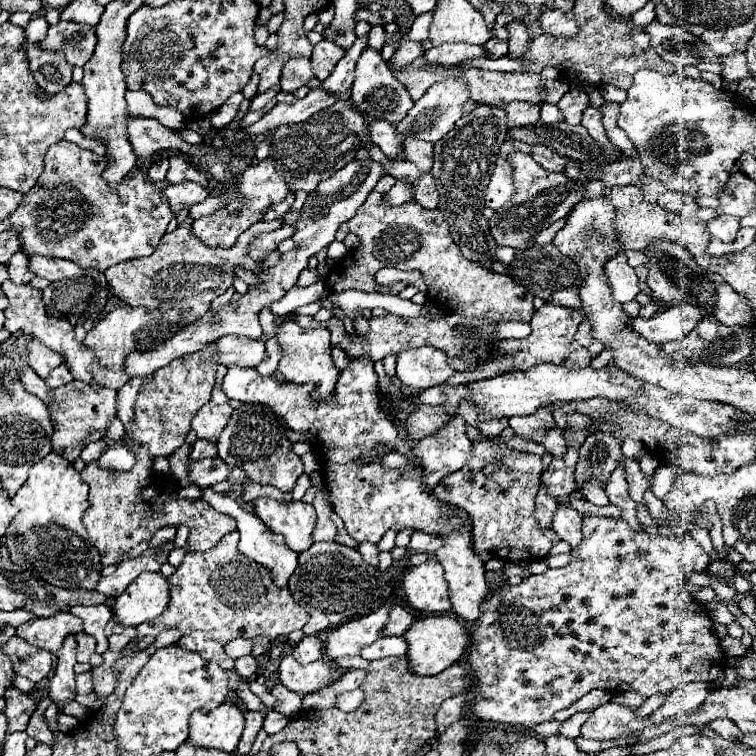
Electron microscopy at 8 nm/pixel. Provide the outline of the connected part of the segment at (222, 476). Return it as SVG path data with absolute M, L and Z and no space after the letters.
M220 458L198 460L188 470L188 480L190 480L190 484L196 484L196 486L212 486L216 482L226 480L228 472L230 472L230 468Z

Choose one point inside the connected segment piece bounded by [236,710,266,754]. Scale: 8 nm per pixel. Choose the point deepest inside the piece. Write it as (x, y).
(253, 719)

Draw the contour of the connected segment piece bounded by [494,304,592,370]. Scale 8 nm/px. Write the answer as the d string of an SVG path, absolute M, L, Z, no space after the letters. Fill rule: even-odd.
M544 304L542 308L534 312L530 336L522 340L500 340L500 344L494 344L494 348L500 354L510 354L514 358L514 368L518 370L526 370L530 366L544 364L544 362L562 362L562 366L566 368L570 366L582 368L582 366L588 366L592 360L588 350L574 340L574 334L582 320L584 316L578 308L562 308L556 304Z

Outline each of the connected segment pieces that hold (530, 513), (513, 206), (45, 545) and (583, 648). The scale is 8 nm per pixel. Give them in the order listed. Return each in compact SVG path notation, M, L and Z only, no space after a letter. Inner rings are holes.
M480 436L478 440L472 440L470 462L466 462L462 470L446 476L440 486L434 488L434 494L438 500L458 504L470 514L474 520L476 552L496 552L496 556L510 562L542 560L558 542L558 534L554 534L552 528L538 530L534 522L534 496L540 488L540 474L540 456L510 450L504 442L500 442L500 436ZM492 462L500 462L498 470L492 476L486 476L482 468Z
M512 152L510 164L514 166L514 198L506 202L502 210L496 210L496 220L490 220L490 234L500 246L510 246L514 250L524 250L530 246L536 234L554 224L558 218L568 216L574 204L582 198L582 186L570 180L566 174L554 174L536 164L530 154Z
M50 452L46 458L42 458L38 464L34 464L28 472L28 480L22 484L22 488L12 498L12 504L18 506L18 514L12 520L8 532L6 532L6 546L10 550L12 562L30 570L36 570L42 580L60 586L60 588L84 588L94 590L96 582L100 580L100 554L94 546L90 546L88 532L82 524L82 514L90 508L88 504L88 486L82 482L80 472L66 462L56 452Z
M584 516L582 524L582 542L572 548L570 552L570 564L564 568L548 568L544 574L538 576L526 576L520 584L510 586L504 584L502 588L494 590L486 602L482 602L482 618L478 624L472 626L470 632L470 646L466 650L466 662L470 670L474 672L474 686L472 686L472 702L470 710L480 720L490 720L498 724L510 724L510 726L534 726L542 724L554 718L558 710L568 708L574 700L584 696L586 692L594 688L610 690L610 692L636 692L642 696L654 696L654 694L670 694L676 686L686 682L706 682L712 684L722 676L722 670L726 668L726 654L720 648L720 640L716 634L712 634L712 622L702 606L698 606L690 594L684 590L684 582L690 578L692 572L704 572L708 568L708 554L696 544L696 540L686 534L684 538L676 536L660 536L660 534L636 534L630 530L630 526L624 520L614 518L594 518Z

